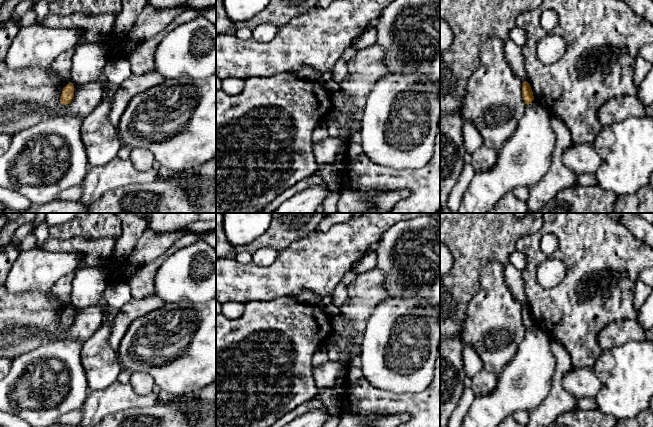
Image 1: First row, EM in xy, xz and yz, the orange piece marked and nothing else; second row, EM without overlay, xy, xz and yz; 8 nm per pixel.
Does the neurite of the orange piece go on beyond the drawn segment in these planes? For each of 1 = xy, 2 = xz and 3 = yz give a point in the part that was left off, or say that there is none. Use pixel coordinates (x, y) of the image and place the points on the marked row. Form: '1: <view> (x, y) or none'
1: none
2: none
3: none

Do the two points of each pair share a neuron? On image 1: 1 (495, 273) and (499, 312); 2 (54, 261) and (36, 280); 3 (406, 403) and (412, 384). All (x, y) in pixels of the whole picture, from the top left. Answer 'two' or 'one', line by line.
1: one
2: one
3: two

